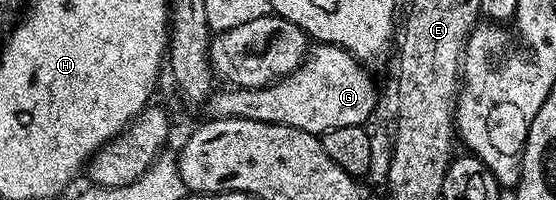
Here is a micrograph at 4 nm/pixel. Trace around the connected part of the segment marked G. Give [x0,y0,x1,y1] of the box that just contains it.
[206,42,375,136]

